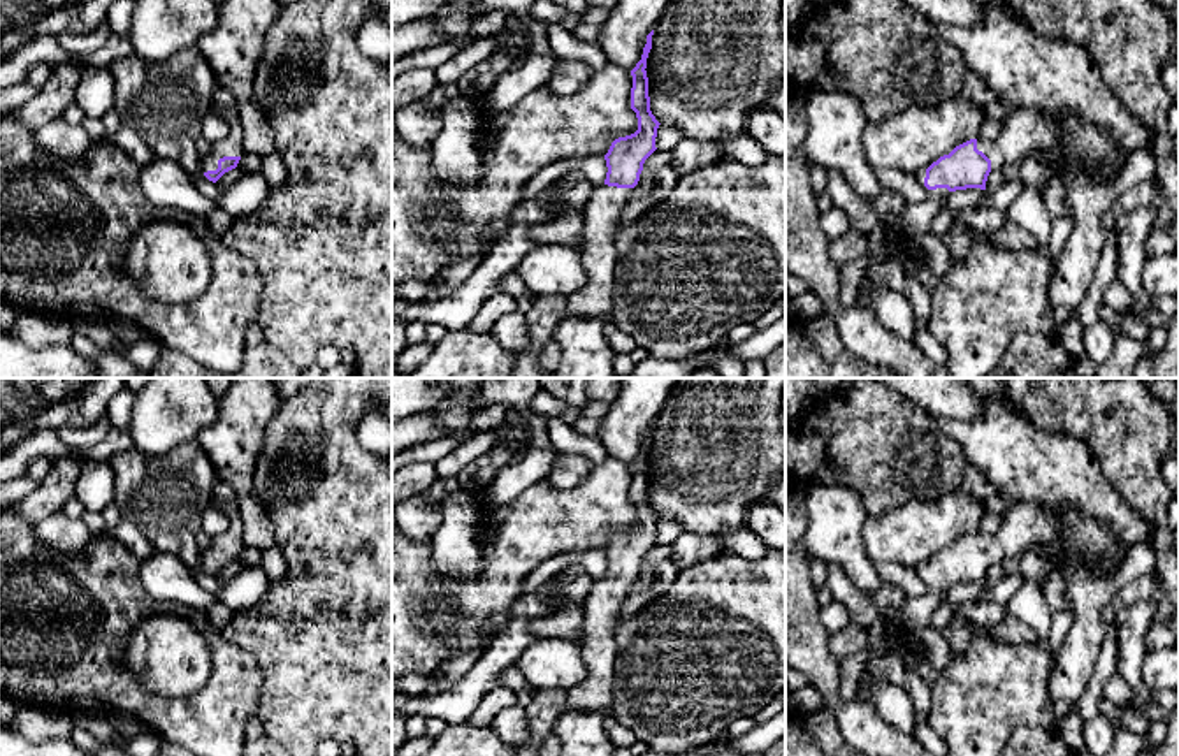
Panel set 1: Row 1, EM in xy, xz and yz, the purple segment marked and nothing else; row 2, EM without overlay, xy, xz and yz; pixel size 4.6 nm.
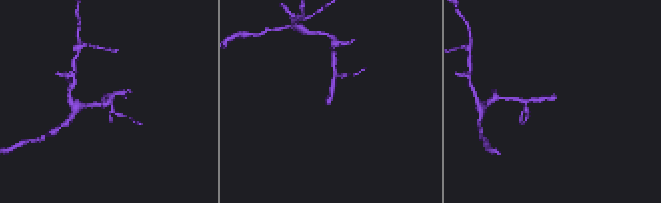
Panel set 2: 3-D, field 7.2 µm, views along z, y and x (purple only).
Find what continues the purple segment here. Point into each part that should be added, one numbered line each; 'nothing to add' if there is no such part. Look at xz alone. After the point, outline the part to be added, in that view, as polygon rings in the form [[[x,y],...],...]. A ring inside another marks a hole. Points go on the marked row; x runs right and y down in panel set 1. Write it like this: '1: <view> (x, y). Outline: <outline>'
1: xz (598, 252). Outline: [[[594,186],[583,209],[583,243],[580,246],[585,285],[568,295],[568,316],[611,316],[615,285],[615,229],[633,188]]]

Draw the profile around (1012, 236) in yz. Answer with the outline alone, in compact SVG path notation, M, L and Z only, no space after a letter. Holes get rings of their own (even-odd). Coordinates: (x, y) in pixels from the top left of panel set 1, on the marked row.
M1005 220L1003 227L993 234L982 234L982 239L1007 250L1037 250L1037 239L1014 220Z

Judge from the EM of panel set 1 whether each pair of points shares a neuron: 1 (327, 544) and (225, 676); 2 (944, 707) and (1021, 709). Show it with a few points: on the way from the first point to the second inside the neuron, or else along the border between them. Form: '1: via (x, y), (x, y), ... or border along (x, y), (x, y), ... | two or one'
1: border along (218, 630), (253, 656), (262, 674), (260, 688) | two
2: via (963, 707), (1002, 707) | one

